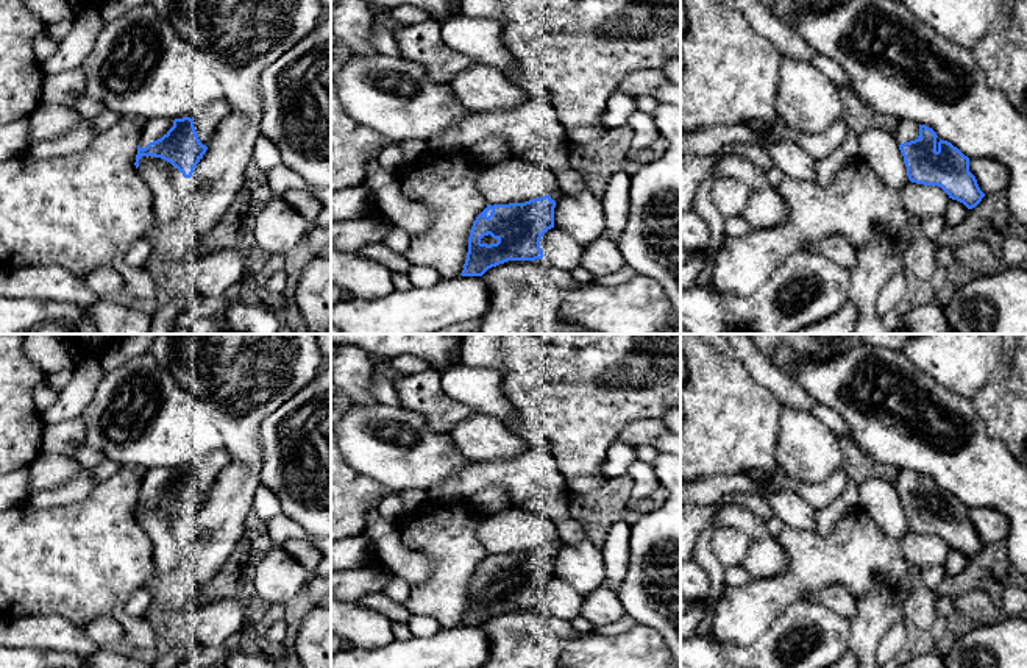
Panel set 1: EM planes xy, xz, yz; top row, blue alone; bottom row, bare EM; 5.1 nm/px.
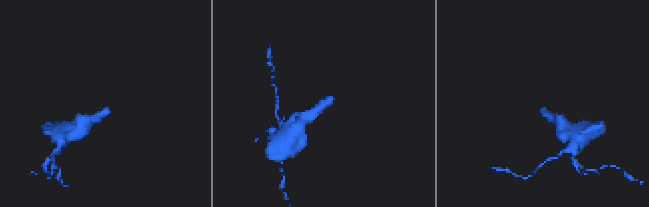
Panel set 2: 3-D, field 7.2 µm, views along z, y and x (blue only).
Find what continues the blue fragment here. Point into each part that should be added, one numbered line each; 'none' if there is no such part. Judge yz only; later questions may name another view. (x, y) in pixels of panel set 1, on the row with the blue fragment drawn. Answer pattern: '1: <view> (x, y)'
1: yz (907, 130)

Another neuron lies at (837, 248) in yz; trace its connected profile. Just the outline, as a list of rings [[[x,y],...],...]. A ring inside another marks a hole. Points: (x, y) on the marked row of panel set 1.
[[[830,236],[818,243],[807,247],[807,251],[824,254],[844,268],[852,268],[857,259],[857,250],[841,236]]]

